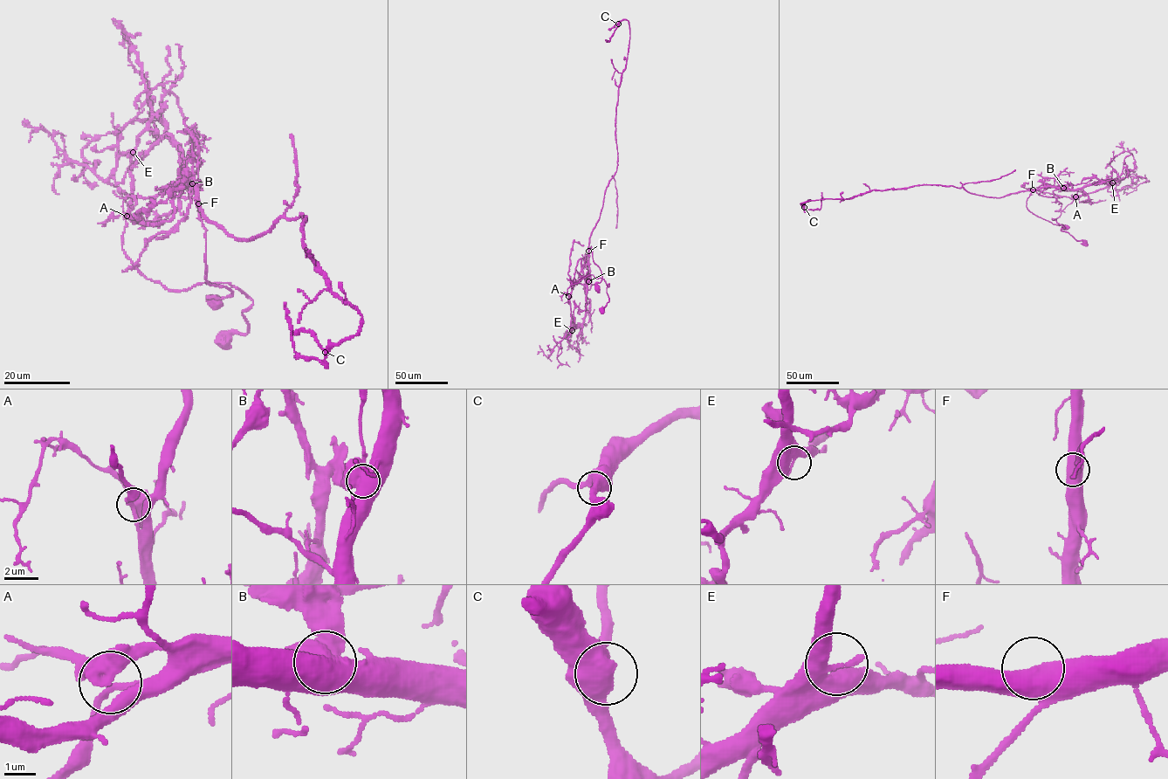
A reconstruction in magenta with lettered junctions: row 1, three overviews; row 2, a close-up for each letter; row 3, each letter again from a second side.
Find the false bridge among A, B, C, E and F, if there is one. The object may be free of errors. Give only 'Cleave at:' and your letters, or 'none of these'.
Cleave at: B

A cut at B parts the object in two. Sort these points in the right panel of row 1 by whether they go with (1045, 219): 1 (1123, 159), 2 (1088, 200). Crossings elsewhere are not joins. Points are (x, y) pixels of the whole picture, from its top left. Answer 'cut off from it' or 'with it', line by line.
1: with it
2: with it

